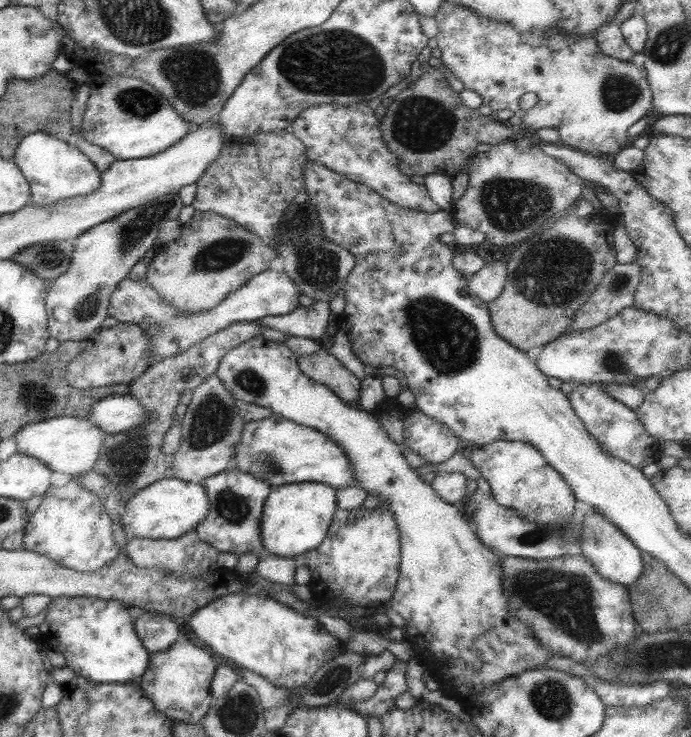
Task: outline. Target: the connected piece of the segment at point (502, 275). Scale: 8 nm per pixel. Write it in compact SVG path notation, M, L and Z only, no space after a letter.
M492 260L468 277L468 293L484 303L497 299L506 284L506 262Z

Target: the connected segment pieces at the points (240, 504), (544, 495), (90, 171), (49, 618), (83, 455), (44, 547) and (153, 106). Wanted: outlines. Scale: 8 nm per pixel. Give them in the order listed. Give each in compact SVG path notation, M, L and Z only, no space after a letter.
M236 468L216 473L200 482L208 494L210 509L204 520L195 529L198 539L216 551L242 554L266 554L260 541L260 523L266 497L272 488L270 484Z
M496 440L476 446L470 452L470 460L489 484L494 500L518 512L520 518L537 525L564 527L574 516L574 492L532 444Z
M32 132L25 136L15 150L12 161L29 183L34 206L50 206L62 200L76 199L95 192L101 186L101 174L75 144L63 141L44 132Z
M88 597L54 598L46 611L44 621L34 630L35 637L45 644L48 650L62 654L65 667L77 676L93 683L122 684L136 682L150 665L150 653L144 648L135 629L135 621L128 606L116 600L100 600Z
M60 416L44 422L32 422L15 434L16 452L46 463L54 472L78 476L88 470L95 470L98 456L102 452L102 442L106 434L98 425L94 425L87 418L72 418L72 416Z
M73 478L62 487L49 487L42 495L42 502L26 522L23 547L76 572L94 572L107 566L121 551L113 536L114 528L100 497Z
M118 76L106 80L104 84L94 86L86 103L86 113L83 117L81 133L84 140L96 144L108 151L117 160L145 159L164 152L172 144L180 142L189 130L189 123L183 120L178 112L150 84L136 77Z

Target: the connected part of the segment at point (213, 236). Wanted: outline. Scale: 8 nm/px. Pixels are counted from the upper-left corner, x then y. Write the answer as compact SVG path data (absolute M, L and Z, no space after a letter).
M195 210L190 221L182 223L180 237L176 237L176 240L170 241L168 245L162 245L156 249L154 258L143 278L174 309L178 309L182 313L198 313L216 307L228 294L244 286L250 278L270 269L270 262L276 256L277 252L274 248L241 224L214 212Z

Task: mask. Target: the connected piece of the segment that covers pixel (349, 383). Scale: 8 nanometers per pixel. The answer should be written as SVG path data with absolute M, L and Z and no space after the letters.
M321 348L310 355L298 356L299 369L308 378L330 388L338 398L355 404L361 393L361 380L348 370L329 350Z

